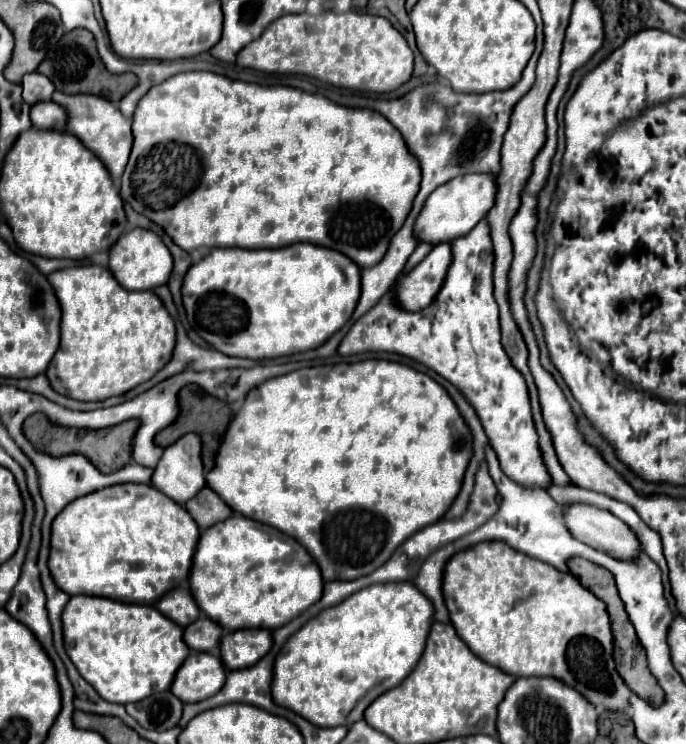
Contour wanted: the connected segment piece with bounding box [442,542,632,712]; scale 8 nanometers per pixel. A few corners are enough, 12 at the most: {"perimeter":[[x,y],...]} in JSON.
{"perimeter":[[504,542],[450,558],[468,648],[626,710],[604,602]]}

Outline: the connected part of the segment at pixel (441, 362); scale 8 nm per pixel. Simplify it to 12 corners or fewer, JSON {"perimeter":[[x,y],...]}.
{"perimeter":[[488,220],[420,312],[394,288],[348,356],[396,352],[462,390],[504,474],[548,490],[528,386],[500,342]]}

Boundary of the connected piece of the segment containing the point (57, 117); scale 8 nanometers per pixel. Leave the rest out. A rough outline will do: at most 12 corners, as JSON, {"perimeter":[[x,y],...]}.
{"perimeter":[[38,102],[30,110],[32,126],[66,130],[68,118],[58,102]]}

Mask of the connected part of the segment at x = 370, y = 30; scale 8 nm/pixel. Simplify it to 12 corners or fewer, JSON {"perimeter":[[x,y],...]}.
{"perimeter":[[280,16],[238,52],[260,72],[390,92],[414,56],[386,18]]}

